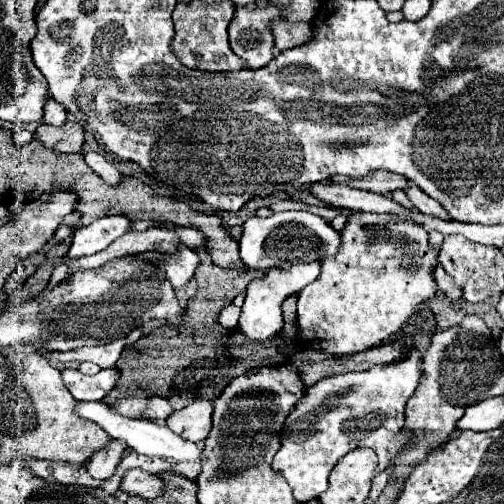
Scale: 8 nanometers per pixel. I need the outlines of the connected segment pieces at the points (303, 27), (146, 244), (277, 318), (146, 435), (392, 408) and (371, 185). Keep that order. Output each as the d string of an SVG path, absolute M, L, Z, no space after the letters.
M277 20L271 30L279 52L311 42L313 34L313 26L309 22L291 22L291 20Z
M147 228L143 232L127 232L113 244L109 244L105 250L97 252L95 256L85 258L73 258L67 262L69 270L77 268L95 268L101 266L113 258L131 256L131 254L143 254L143 252L163 252L163 254L175 254L177 246L181 244L177 232L171 232L167 228Z
M309 262L309 264L295 264L289 270L283 270L283 268L267 270L265 276L255 278L247 286L245 304L243 304L243 312L239 318L239 330L245 332L251 340L267 340L269 336L279 334L283 330L283 324L285 324L281 304L287 300L287 296L301 292L317 276L319 276L319 262Z
M79 402L77 404L77 414L81 418L93 420L97 422L111 438L123 440L127 442L127 446L139 454L147 454L147 456L159 456L159 458L173 458L177 462L191 462L191 460L201 460L201 448L193 442L183 440L181 436L177 436L175 432L171 432L165 424L153 424L153 422L145 422L145 420L135 420L135 418L125 418L117 412L113 412L107 404L103 402Z
M413 350L407 358L387 366L373 366L363 372L323 378L305 390L303 398L295 404L295 410L283 424L281 448L273 462L273 466L287 478L293 496L299 502L319 498L327 490L331 468L353 448L367 446L377 452L381 464L377 473L388 466L389 458L393 458L399 446L409 438L403 434L405 406L419 384L419 360L421 352Z
M373 170L371 174L363 176L363 178L343 178L341 174L331 178L331 182L337 184L347 184L351 188L363 188L369 192L377 192L377 194L391 194L393 190L399 190L405 186L409 186L409 180L403 178L401 174L395 172L387 172L387 170Z

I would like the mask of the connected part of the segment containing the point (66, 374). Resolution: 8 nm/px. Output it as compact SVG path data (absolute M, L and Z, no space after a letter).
M63 370L63 382L77 400L101 400L119 380L119 372L101 370L97 376L85 376L79 370Z

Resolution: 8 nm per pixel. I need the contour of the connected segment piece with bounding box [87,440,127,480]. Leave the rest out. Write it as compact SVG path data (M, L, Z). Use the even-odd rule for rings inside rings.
M109 440L107 446L103 450L97 450L93 454L93 458L87 462L87 470L95 476L95 478L109 478L115 470L115 466L119 464L123 452L127 450L127 446L123 446L123 442L115 442L115 440Z

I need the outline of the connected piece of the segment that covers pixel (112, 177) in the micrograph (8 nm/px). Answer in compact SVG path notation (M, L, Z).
M87 150L83 156L85 156L87 166L89 166L95 174L99 174L107 184L119 184L119 180L121 180L119 170L117 170L103 154L99 154L99 152L95 152L95 150Z

